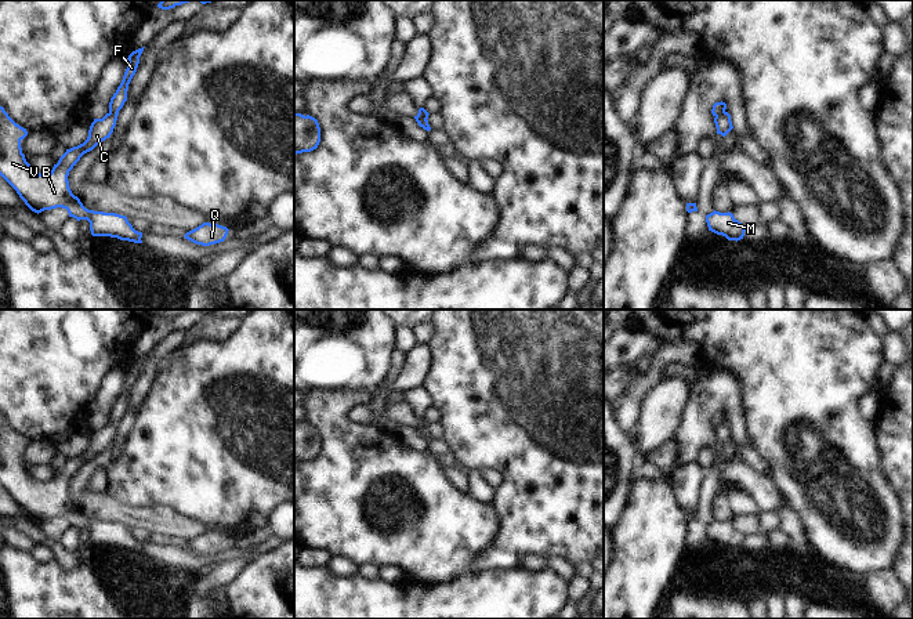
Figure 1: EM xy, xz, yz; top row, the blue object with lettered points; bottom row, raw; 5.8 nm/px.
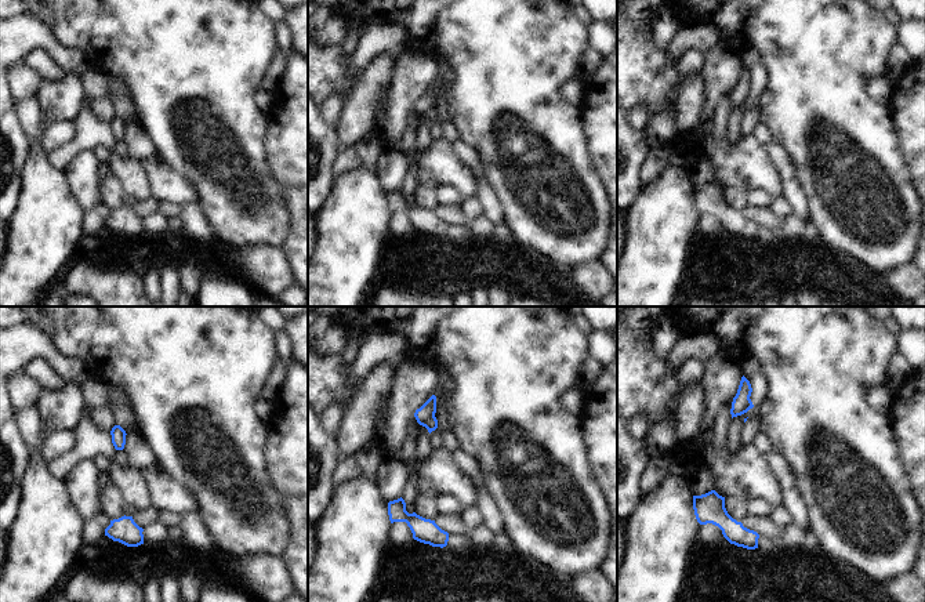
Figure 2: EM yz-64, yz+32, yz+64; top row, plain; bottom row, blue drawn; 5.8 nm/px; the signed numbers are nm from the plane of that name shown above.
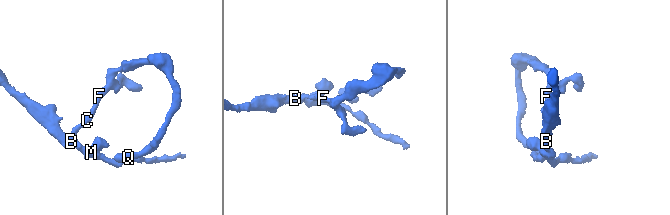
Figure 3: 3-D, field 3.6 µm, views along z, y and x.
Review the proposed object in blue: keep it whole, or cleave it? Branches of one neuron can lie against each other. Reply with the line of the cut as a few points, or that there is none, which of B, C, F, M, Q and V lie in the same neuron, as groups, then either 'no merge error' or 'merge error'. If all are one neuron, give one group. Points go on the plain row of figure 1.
cut yz (725, 422), (716, 427); groups B C M V / F Q; merge error

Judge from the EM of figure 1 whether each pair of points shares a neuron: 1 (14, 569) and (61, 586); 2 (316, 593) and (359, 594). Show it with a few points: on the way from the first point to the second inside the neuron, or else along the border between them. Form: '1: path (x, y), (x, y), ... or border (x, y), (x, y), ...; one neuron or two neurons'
1: path (25, 581), (31, 586), (50, 586); one neuron
2: path (328, 594), (348, 594); one neuron

